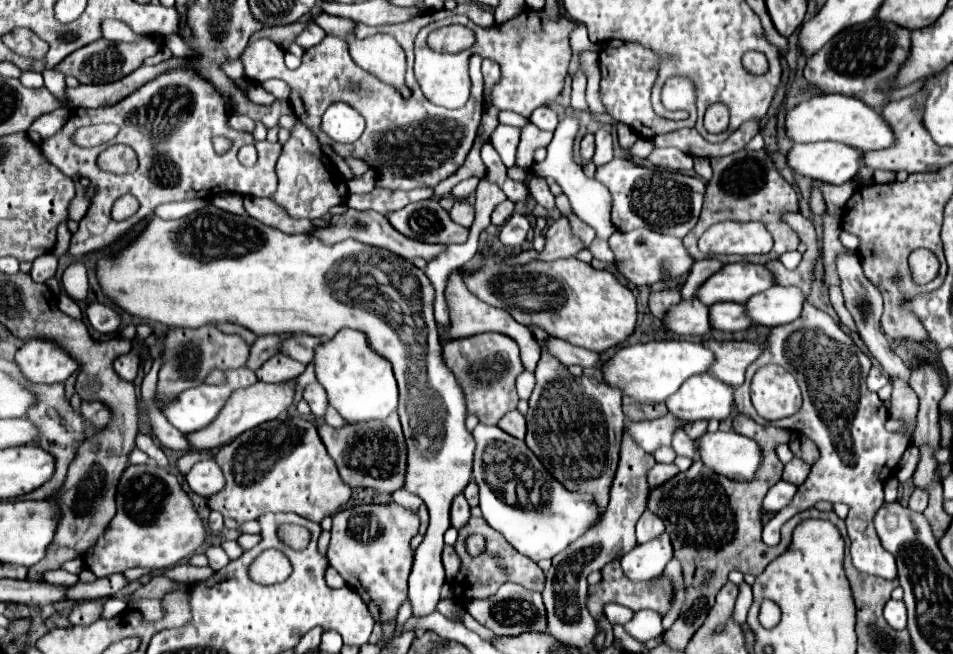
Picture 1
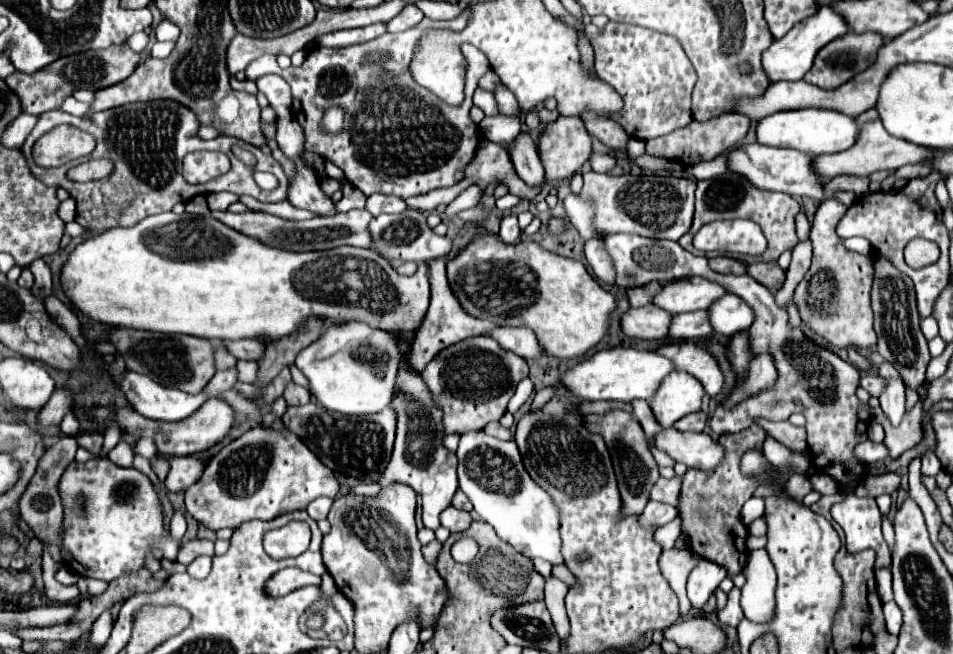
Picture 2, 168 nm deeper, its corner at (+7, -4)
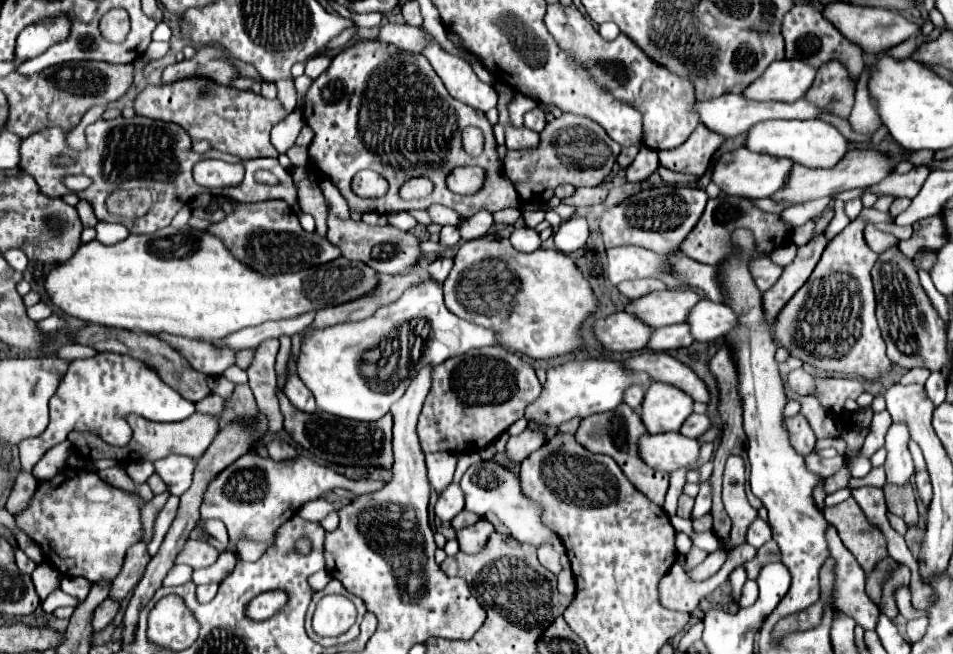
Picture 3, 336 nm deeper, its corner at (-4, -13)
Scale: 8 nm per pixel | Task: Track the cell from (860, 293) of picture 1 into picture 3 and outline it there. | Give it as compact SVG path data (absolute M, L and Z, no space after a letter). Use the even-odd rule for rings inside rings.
M892 423L892 427L888 429L886 435L886 479L890 483L902 485L906 481L912 479L914 475L914 463L912 463L912 455L908 451L908 443L910 443L910 431L906 423Z

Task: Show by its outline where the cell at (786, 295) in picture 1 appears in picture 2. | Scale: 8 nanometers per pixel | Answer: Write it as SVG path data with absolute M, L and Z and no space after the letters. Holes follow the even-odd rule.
M725 294L721 300L715 300L707 312L713 332L731 336L735 332L747 330L753 324L753 310L737 296Z

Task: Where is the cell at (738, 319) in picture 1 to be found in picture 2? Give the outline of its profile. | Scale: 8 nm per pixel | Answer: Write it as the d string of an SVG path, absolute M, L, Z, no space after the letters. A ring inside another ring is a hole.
M689 312L689 314L677 314L671 320L669 336L671 338L703 338L713 334L713 328L709 328L707 312Z

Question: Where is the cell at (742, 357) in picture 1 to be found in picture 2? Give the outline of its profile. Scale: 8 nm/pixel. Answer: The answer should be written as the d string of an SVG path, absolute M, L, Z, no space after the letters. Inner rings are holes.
M669 344L669 346L657 348L655 352L665 356L667 360L671 360L673 366L677 368L677 372L683 370L683 372L695 376L701 382L703 390L711 398L721 392L723 372L719 370L713 356L707 350L703 350L701 346L697 346L697 344Z

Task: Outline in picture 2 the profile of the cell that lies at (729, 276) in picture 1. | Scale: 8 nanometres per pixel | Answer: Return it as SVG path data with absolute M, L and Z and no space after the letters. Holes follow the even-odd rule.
M695 276L695 278L681 278L665 284L653 296L651 304L655 304L657 308L669 314L681 314L681 312L705 310L713 300L721 298L721 294L725 294L725 290L719 284Z

